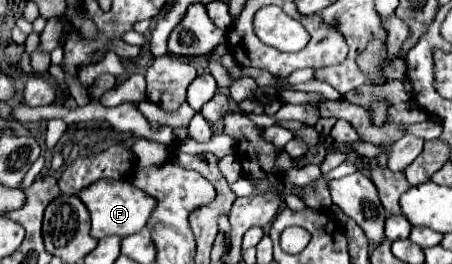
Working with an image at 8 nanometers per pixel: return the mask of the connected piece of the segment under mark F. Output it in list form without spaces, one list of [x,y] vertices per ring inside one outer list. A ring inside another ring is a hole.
[[[100,180],[94,182],[78,192],[78,198],[84,202],[84,206],[90,212],[92,218],[92,232],[90,236],[100,240],[104,236],[130,236],[140,232],[146,226],[146,220],[156,204],[152,196],[142,192],[140,188],[132,186],[128,180]]]

